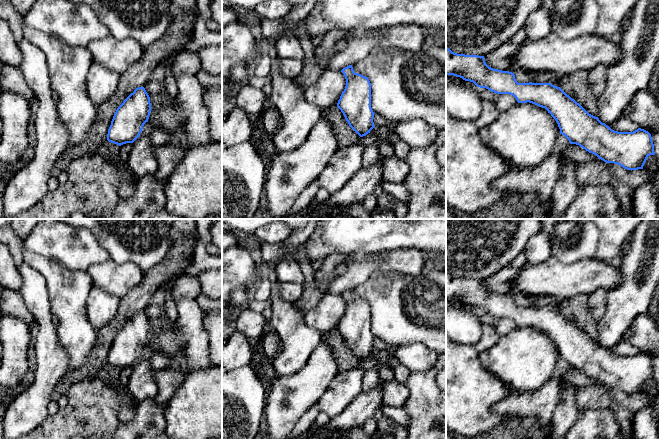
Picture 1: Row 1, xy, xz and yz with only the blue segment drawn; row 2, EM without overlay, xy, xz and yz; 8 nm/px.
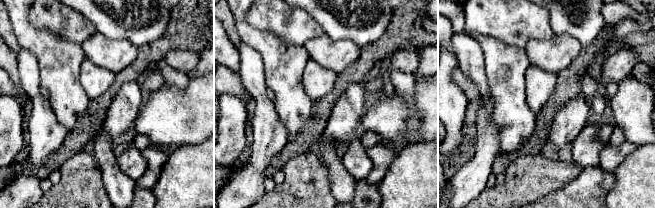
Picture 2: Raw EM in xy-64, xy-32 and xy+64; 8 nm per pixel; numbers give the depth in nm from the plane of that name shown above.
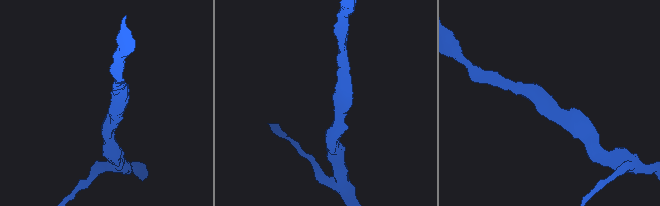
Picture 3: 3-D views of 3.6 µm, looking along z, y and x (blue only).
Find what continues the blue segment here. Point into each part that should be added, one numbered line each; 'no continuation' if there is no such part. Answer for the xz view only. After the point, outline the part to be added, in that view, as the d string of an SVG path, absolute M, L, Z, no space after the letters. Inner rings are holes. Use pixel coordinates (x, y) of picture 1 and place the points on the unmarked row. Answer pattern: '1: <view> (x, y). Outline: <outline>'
no continuation

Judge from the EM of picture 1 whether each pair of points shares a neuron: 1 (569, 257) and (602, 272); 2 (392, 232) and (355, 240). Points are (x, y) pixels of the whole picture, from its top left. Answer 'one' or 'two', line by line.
1: two
2: one

